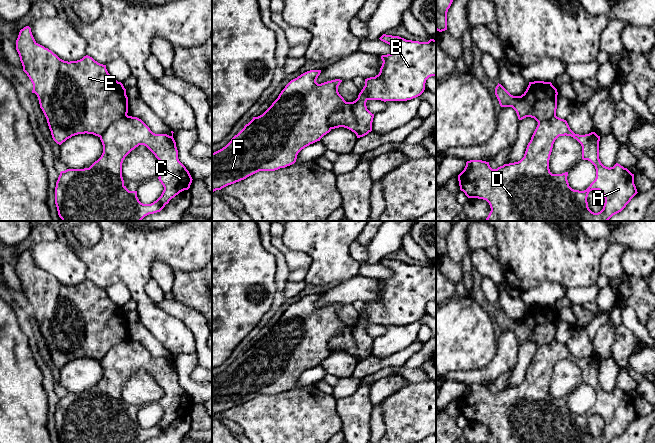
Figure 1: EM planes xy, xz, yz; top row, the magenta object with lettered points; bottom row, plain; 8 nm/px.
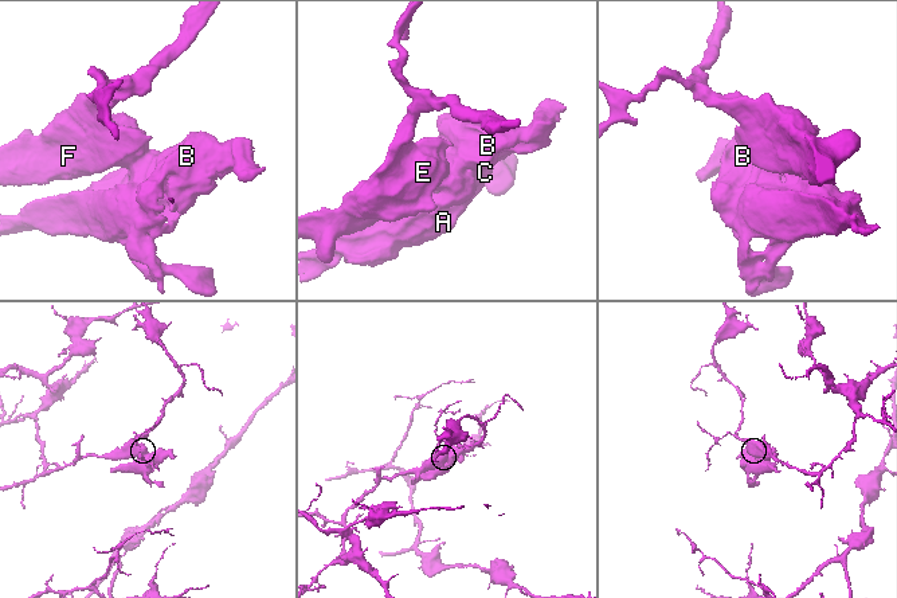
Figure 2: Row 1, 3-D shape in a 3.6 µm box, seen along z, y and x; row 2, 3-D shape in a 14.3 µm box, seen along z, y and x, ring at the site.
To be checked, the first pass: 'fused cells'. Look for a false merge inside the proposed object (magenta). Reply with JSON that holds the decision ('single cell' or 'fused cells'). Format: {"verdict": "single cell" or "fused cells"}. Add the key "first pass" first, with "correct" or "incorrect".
{"first pass": "correct", "verdict": "fused cells"}

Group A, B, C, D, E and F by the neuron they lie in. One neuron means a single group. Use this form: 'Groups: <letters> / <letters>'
Groups: A B C D / E F

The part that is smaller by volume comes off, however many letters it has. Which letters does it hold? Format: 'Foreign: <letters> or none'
Foreign: A, B, C, D

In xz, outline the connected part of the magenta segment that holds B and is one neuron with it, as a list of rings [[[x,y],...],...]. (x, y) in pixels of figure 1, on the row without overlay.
[[[383,258],[381,265],[393,271],[391,278],[382,279],[383,285],[380,296],[375,301],[365,303],[365,310],[353,326],[345,326],[341,332],[329,342],[332,353],[344,351],[354,356],[357,362],[372,355],[372,338],[366,330],[368,324],[407,325],[420,320],[425,314],[426,304],[436,300],[436,264],[428,266],[406,264],[399,260]]]

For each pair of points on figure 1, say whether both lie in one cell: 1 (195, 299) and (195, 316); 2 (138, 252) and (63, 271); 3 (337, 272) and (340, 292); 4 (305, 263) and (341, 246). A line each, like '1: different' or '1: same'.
1: different
2: different
3: different
4: different

